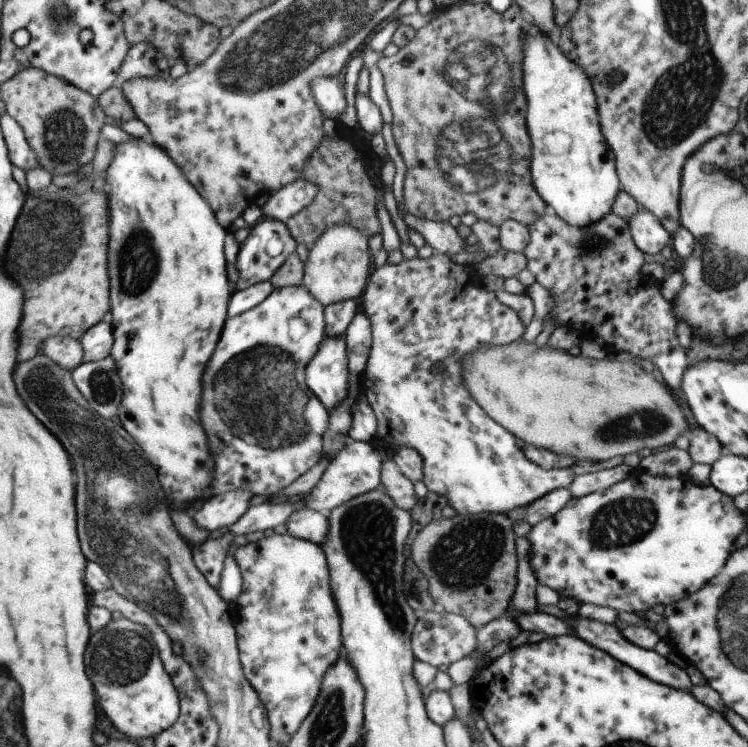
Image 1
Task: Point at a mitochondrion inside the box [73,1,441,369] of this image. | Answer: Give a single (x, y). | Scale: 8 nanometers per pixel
(137, 261)

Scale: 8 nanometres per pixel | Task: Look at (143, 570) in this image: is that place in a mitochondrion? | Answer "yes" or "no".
yes

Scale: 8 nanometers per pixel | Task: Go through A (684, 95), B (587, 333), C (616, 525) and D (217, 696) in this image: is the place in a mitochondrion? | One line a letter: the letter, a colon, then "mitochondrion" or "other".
A: mitochondrion
B: other
C: mitochondrion
D: mitochondrion

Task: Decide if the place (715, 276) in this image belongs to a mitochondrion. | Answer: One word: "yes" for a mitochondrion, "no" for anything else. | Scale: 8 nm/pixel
yes

